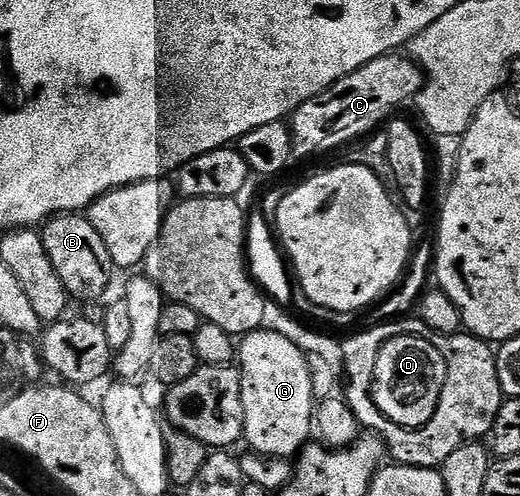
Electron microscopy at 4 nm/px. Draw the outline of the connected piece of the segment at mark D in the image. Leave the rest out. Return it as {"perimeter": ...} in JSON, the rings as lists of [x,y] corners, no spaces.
{"perimeter":[[[398,335],[396,337],[392,337],[381,347],[377,354],[375,355],[376,364],[374,366],[374,378],[372,374],[372,383],[370,386],[370,395],[373,402],[373,405],[386,416],[386,420],[391,423],[395,424],[400,427],[404,427],[408,430],[417,430],[422,429],[423,426],[426,426],[428,423],[431,422],[432,416],[435,415],[439,406],[441,406],[441,398],[443,394],[444,384],[447,382],[447,376],[449,374],[449,359],[448,356],[443,353],[441,347],[436,343],[430,342],[426,338],[422,338],[421,335]]]}

